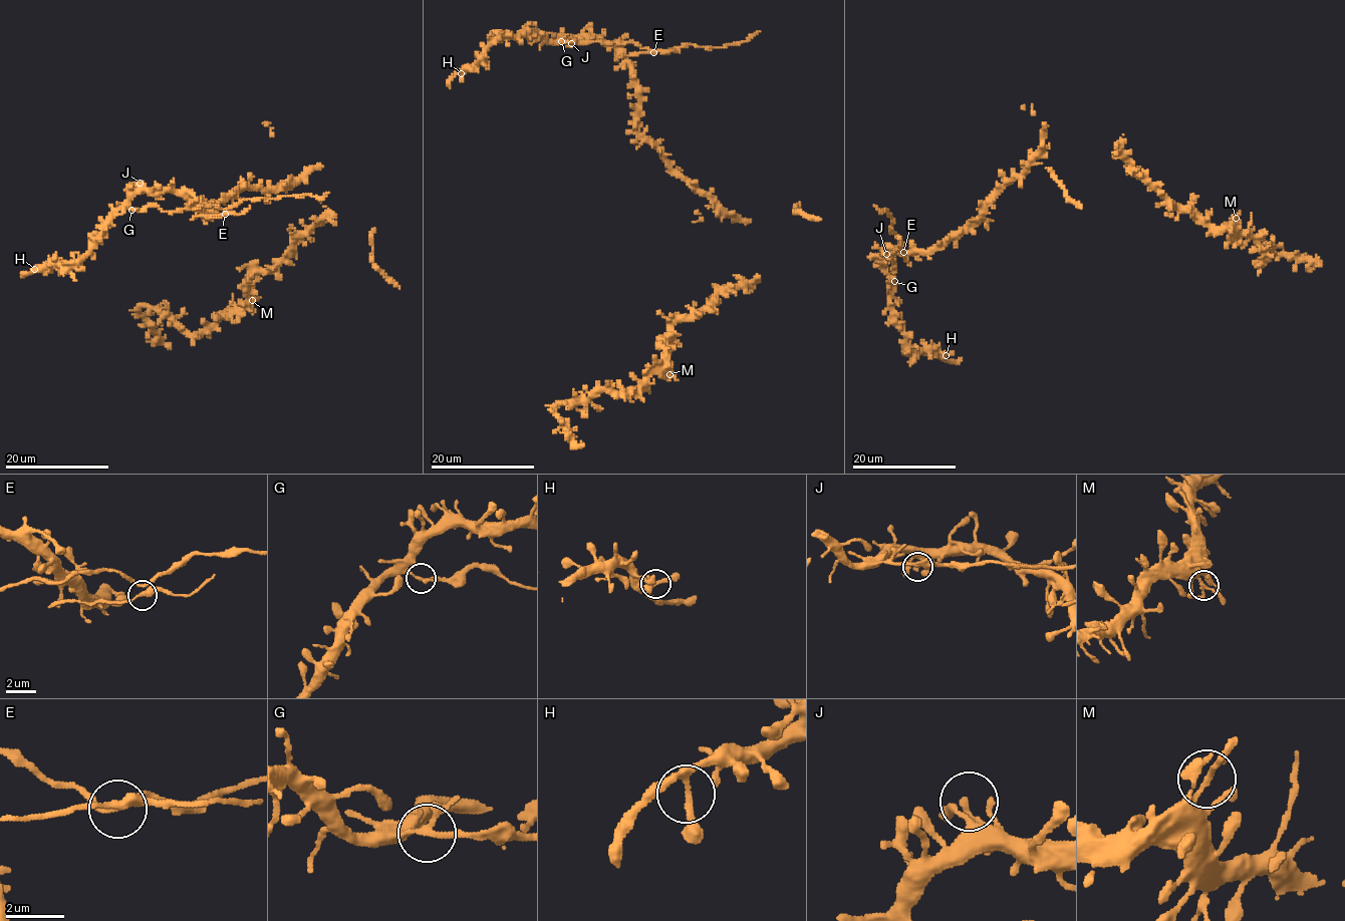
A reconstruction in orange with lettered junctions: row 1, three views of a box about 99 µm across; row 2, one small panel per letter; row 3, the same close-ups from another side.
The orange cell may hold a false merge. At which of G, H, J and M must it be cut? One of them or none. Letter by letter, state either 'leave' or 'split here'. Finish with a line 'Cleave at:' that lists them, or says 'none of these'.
G: split here
H: leave
J: leave
M: leave
Cleave at: G

